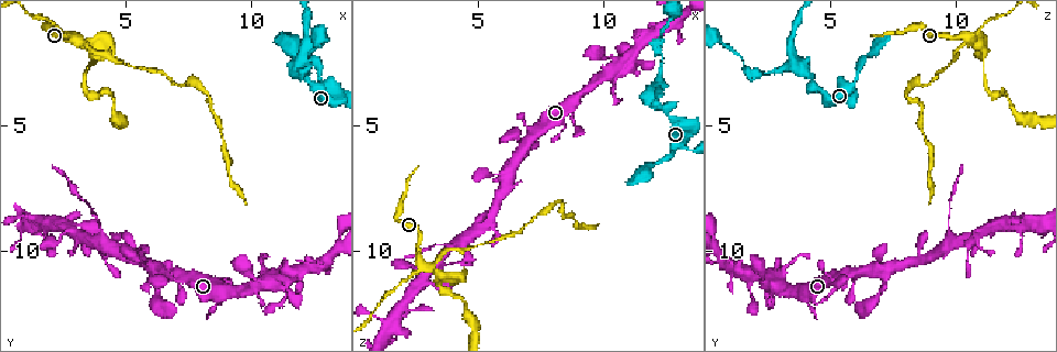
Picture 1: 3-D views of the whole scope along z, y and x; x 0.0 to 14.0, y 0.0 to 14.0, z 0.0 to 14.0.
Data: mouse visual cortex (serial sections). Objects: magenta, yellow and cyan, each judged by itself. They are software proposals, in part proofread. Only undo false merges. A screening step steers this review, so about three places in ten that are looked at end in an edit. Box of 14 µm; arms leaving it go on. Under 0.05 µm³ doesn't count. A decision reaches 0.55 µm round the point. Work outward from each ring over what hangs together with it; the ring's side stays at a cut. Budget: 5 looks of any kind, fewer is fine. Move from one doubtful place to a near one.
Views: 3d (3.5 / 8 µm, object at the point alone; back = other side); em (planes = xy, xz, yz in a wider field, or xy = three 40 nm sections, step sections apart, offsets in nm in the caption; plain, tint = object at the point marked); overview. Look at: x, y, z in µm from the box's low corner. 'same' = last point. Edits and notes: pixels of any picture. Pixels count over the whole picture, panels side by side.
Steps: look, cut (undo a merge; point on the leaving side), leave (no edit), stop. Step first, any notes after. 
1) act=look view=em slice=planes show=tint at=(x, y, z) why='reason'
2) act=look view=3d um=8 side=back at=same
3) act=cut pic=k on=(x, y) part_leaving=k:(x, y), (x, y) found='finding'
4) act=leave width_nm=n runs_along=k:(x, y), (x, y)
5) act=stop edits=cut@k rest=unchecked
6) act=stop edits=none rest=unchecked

act=look view=3d um=3.5 at=(12.8, 2.9, 6.1) why='sudden change in width'

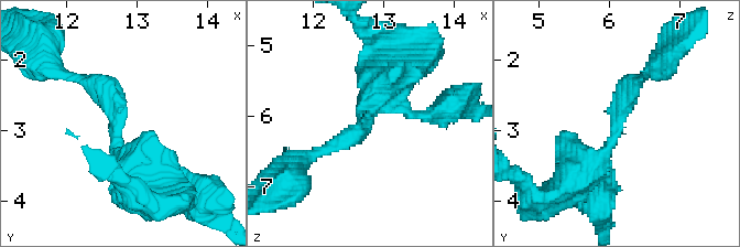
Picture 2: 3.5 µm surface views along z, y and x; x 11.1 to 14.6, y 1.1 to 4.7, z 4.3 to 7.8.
act=look view=em slice=xy step=1 show=tint at=(12.70, 2.95, 6.10) why='now the EM'

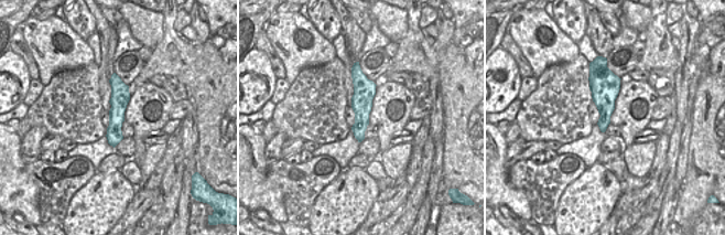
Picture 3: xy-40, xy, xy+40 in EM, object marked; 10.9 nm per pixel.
act=leave arm_widths_nm=200,450 runs_along=2:(577, 174), (602, 157), (617, 106), (644, 76) found='all the same cell'

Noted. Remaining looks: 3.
act=look view=3d um=3.5 at=(12.1, 2.5, 3.5) why='thick turns thin'

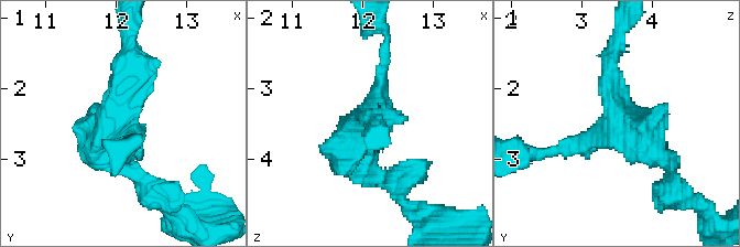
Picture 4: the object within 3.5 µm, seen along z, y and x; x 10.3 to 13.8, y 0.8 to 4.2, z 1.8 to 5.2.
act=look view=em slice=xy step=3 show=tint at=(12.00, 2.60, 3.60)

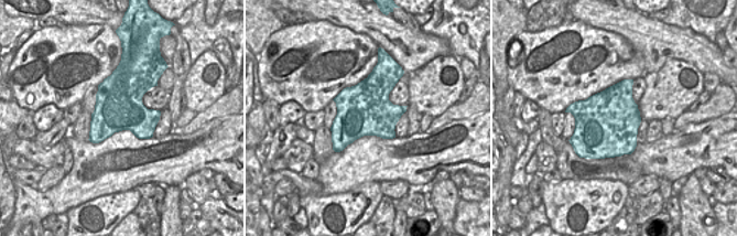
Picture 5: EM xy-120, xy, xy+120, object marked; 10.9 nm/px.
act=look view=em slice=xy step=5 show=tint at=same why='another direction'

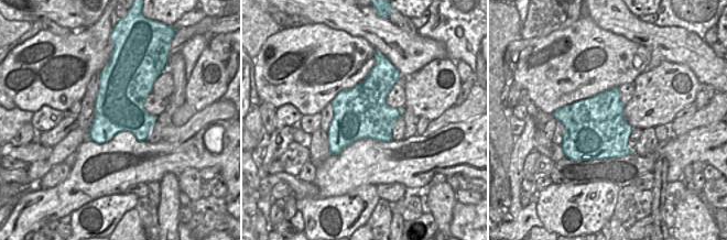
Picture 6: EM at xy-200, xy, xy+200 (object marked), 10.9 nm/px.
act=leave runs_along=4:(670, 165), (628, 128), (559, 148) found='all the same cell'

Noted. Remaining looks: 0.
act=stop edits=none rest=unchecked

